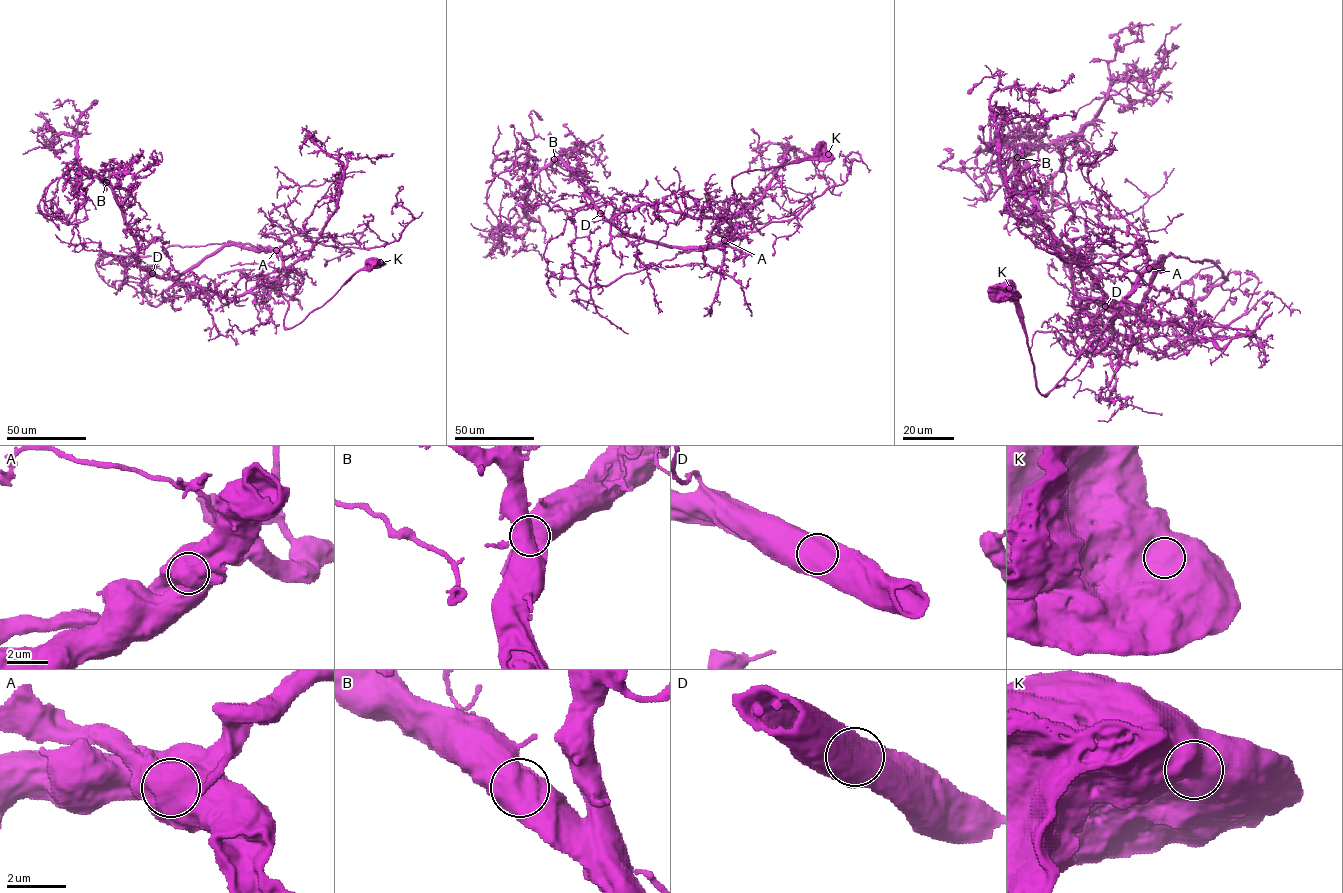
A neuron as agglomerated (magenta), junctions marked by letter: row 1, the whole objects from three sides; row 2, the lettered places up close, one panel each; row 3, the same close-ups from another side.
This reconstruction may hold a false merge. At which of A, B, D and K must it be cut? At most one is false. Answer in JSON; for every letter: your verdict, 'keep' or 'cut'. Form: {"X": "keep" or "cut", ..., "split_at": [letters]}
{"A": "cut", "B": "keep", "D": "keep", "K": "keep", "split_at": ["A"]}

